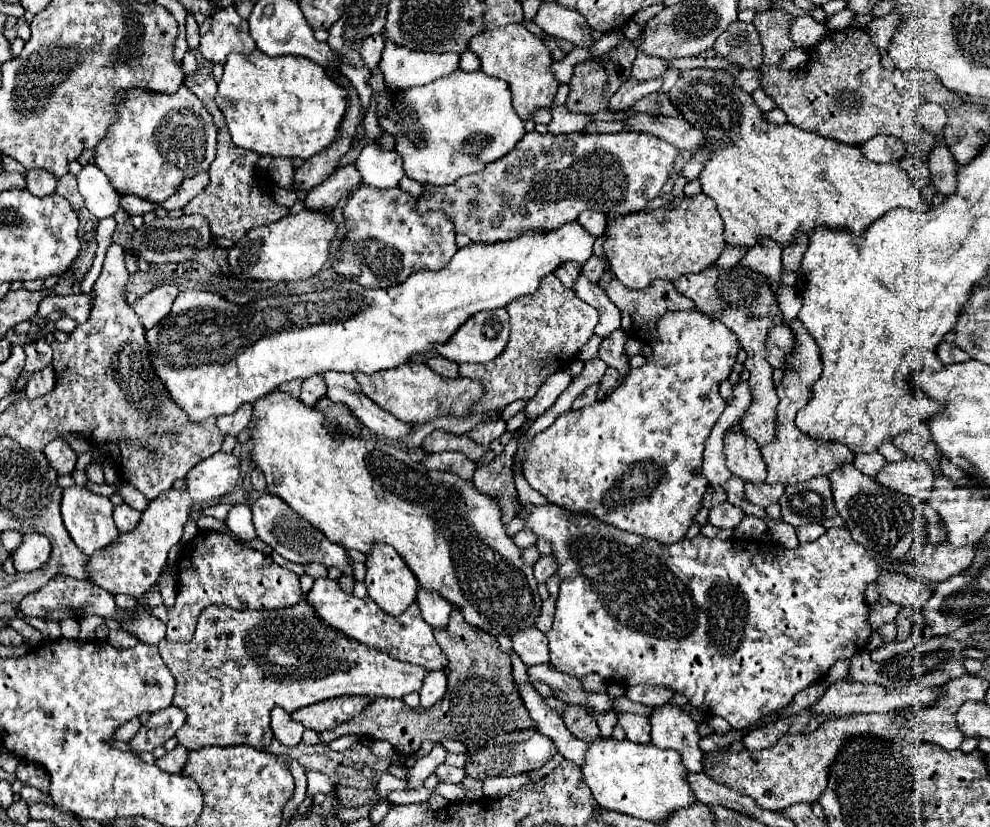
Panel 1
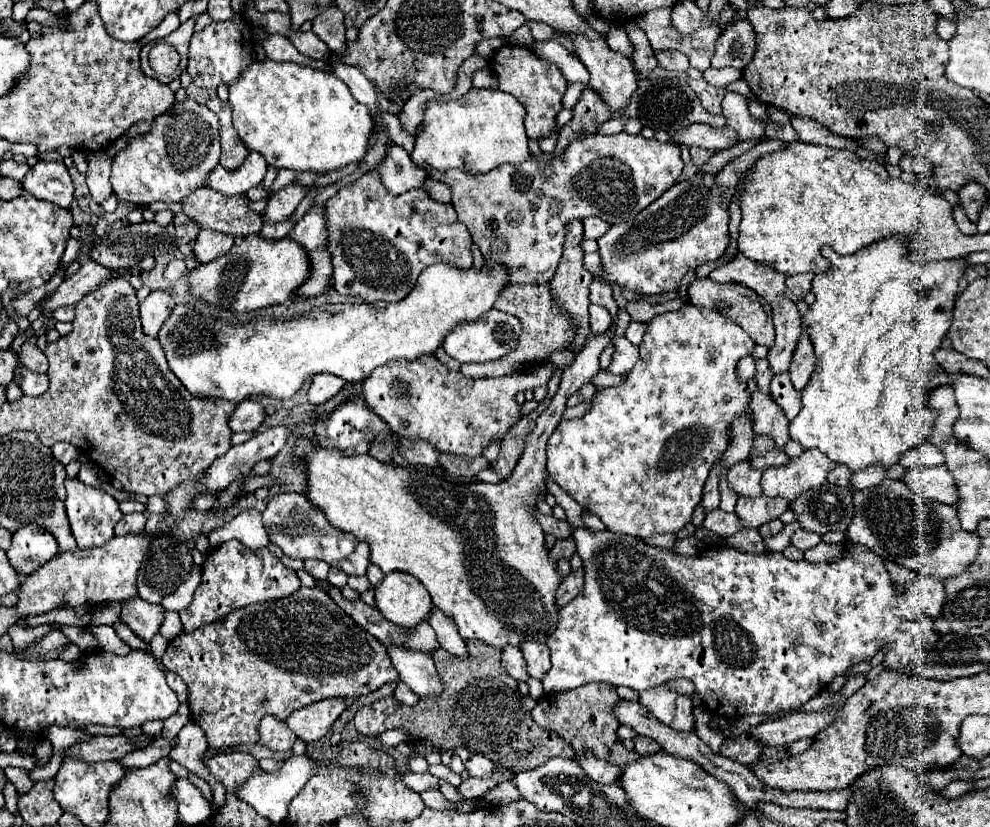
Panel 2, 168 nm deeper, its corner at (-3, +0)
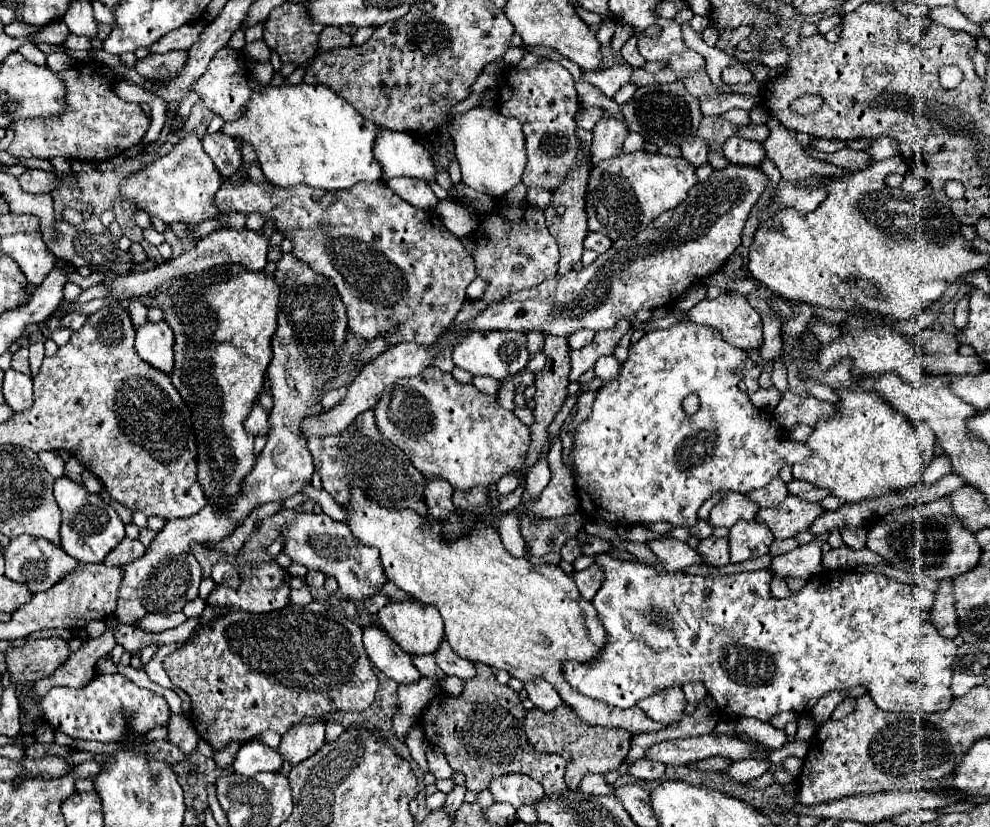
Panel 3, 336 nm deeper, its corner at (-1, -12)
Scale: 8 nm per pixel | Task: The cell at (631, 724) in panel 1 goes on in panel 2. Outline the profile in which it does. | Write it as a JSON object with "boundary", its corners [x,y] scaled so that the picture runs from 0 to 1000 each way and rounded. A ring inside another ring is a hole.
{"boundary":[[[642,890],[640,892],[640,907],[646,912],[646,914],[655,914],[655,912],[663,912],[663,909],[669,909],[669,902],[665,897],[661,897],[659,892],[655,890]]]}

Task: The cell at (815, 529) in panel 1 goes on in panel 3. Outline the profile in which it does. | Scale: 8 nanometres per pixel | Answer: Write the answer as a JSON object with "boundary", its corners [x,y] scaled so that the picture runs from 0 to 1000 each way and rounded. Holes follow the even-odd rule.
{"boundary":[[[824,648],[824,653],[820,653],[816,658],[808,658],[806,663],[802,663],[790,672],[784,672],[778,682],[780,692],[788,699],[804,696],[804,699],[816,701],[816,699],[824,696],[830,689],[828,660],[832,655],[834,653],[830,648]]]}

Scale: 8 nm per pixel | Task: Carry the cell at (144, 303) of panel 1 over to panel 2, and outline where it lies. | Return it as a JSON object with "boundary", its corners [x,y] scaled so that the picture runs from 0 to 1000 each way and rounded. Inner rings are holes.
{"boundary":[[[154,353],[145,365],[141,365],[141,389],[145,404],[158,409],[162,397],[170,387],[174,372],[176,372],[176,360],[168,353]]]}

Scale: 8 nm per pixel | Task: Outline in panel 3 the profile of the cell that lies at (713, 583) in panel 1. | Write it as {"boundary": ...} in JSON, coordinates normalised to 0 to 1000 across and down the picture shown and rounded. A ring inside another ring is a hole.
{"boundary":[[[606,667],[600,672],[600,680],[608,687],[610,701],[606,713],[602,716],[598,733],[604,740],[604,747],[612,762],[612,779],[608,781],[606,791],[596,798],[596,800],[578,800],[572,798],[568,800],[568,817],[570,822],[584,834],[586,839],[612,849],[616,854],[624,856],[638,856],[642,854],[648,844],[661,842],[677,830],[689,830],[695,825],[709,825],[715,834],[715,842],[721,844],[725,859],[737,868],[766,868],[770,873],[778,873],[784,863],[788,861],[804,861],[804,863],[816,863],[820,861],[822,851],[836,837],[840,834],[859,834],[867,827],[873,827],[877,832],[877,839],[885,846],[885,851],[891,859],[897,861],[947,861],[956,859],[962,849],[962,837],[960,837],[960,820],[962,820],[962,800],[966,793],[966,779],[960,771],[954,771],[947,767],[947,762],[939,755],[937,740],[939,730],[943,728],[943,716],[925,711],[925,709],[915,709],[905,701],[895,699],[893,694],[867,694],[859,689],[844,689],[844,692],[830,692],[830,704],[828,696],[822,696],[814,704],[814,709],[806,716],[800,716],[796,723],[782,723],[778,718],[778,689],[762,689],[762,692],[745,692],[745,694],[723,694],[723,696],[709,696],[709,694],[693,694],[685,689],[667,689],[663,684],[655,684],[644,677],[622,677],[614,667]]]}

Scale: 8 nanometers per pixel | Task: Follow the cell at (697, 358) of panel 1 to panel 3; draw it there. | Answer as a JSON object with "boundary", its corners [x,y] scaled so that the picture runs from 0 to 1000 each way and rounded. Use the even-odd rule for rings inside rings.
{"boundary":[[[689,387],[685,389],[683,394],[679,397],[673,397],[673,399],[659,399],[659,401],[653,401],[646,414],[638,416],[636,418],[636,430],[634,435],[630,438],[628,443],[628,450],[622,459],[614,462],[612,467],[608,467],[604,474],[602,474],[602,484],[600,484],[600,491],[598,491],[598,498],[594,503],[594,508],[586,510],[582,522],[580,522],[580,544],[578,549],[574,551],[578,559],[578,571],[580,571],[580,580],[582,580],[582,590],[584,590],[584,600],[588,605],[588,617],[592,622],[598,624],[598,612],[602,612],[602,622],[600,626],[610,626],[612,631],[616,634],[657,634],[657,631],[675,631],[679,634],[681,638],[685,636],[691,636],[691,638],[699,638],[701,631],[703,631],[703,622],[709,612],[711,605],[715,605],[721,595],[733,595],[733,593],[743,593],[743,595],[749,595],[749,597],[756,597],[758,593],[764,593],[764,590],[770,590],[774,588],[782,576],[786,576],[786,568],[794,561],[804,561],[804,559],[812,559],[814,551],[816,551],[816,544],[808,537],[808,534],[802,534],[798,530],[792,530],[790,520],[786,518],[786,510],[774,498],[774,496],[766,496],[762,493],[762,489],[758,486],[756,476],[749,474],[745,469],[745,462],[749,459],[749,455],[743,450],[752,443],[752,438],[756,435],[756,428],[749,423],[749,421],[743,421],[739,416],[735,416],[723,397],[719,394],[711,394],[711,392],[703,392],[703,389],[697,389],[697,387]],[[695,476],[705,476],[707,481],[707,496],[699,503],[695,503],[691,496],[689,496],[689,484],[695,479]]]}

